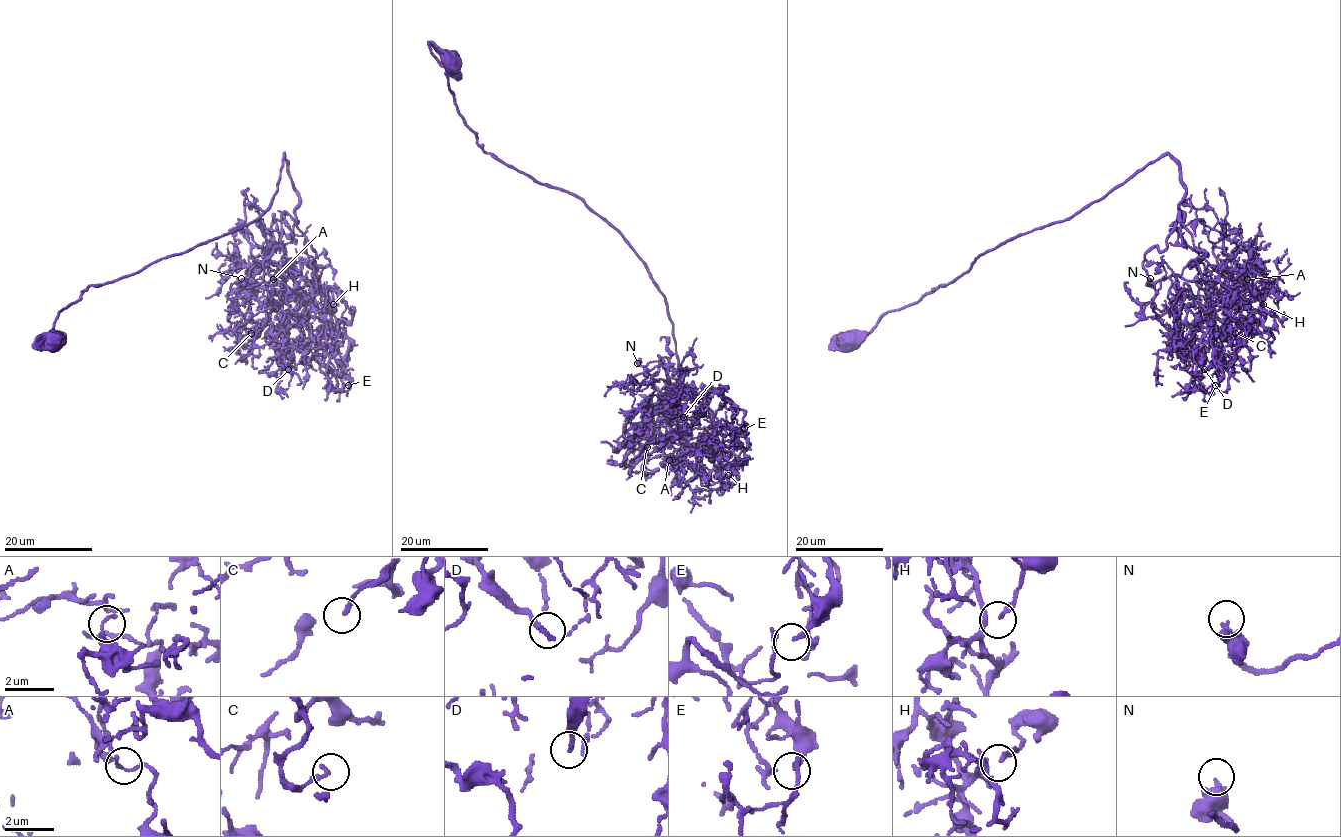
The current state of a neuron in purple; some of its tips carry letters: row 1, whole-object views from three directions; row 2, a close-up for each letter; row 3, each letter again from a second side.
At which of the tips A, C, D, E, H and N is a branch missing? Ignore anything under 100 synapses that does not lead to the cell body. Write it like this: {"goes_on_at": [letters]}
{"goes_on_at": []}

